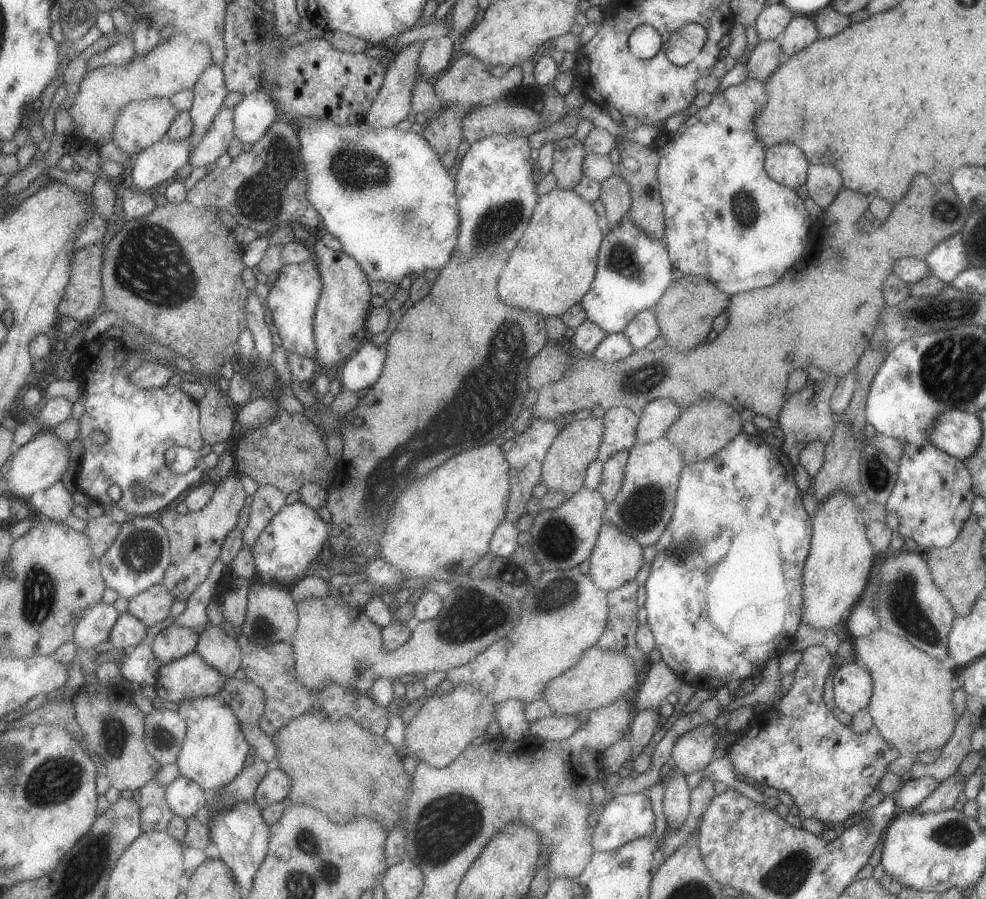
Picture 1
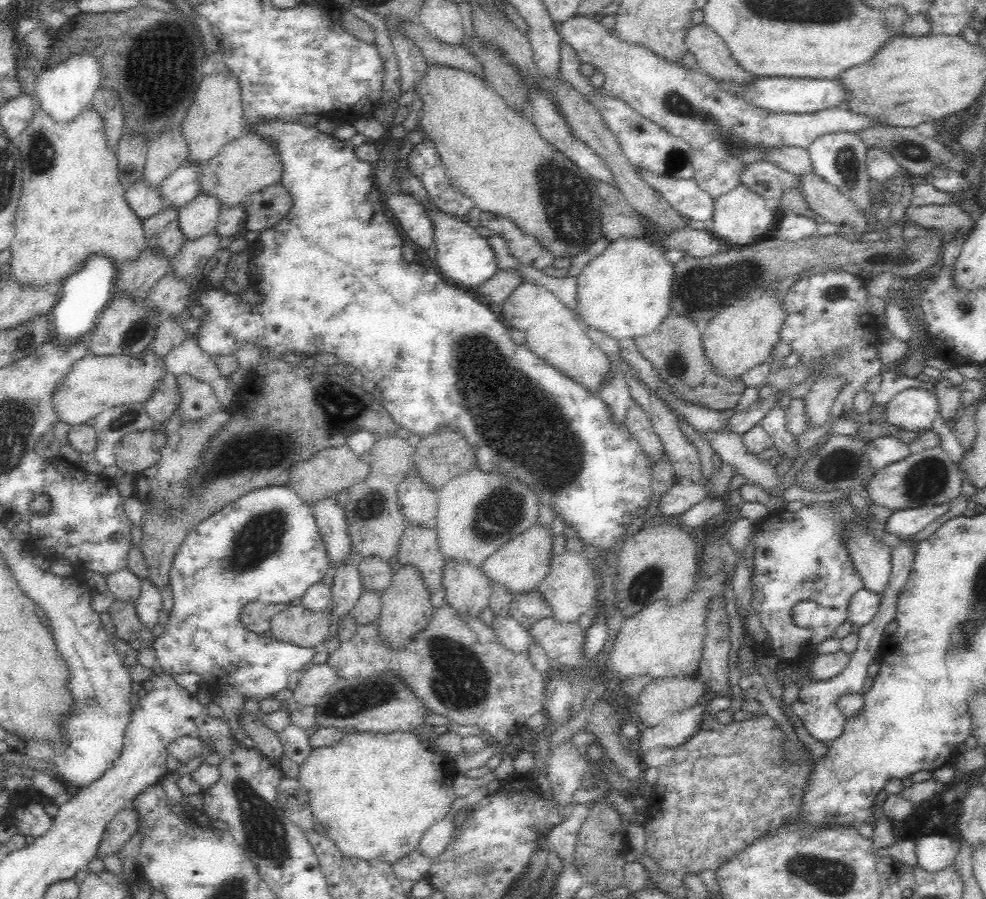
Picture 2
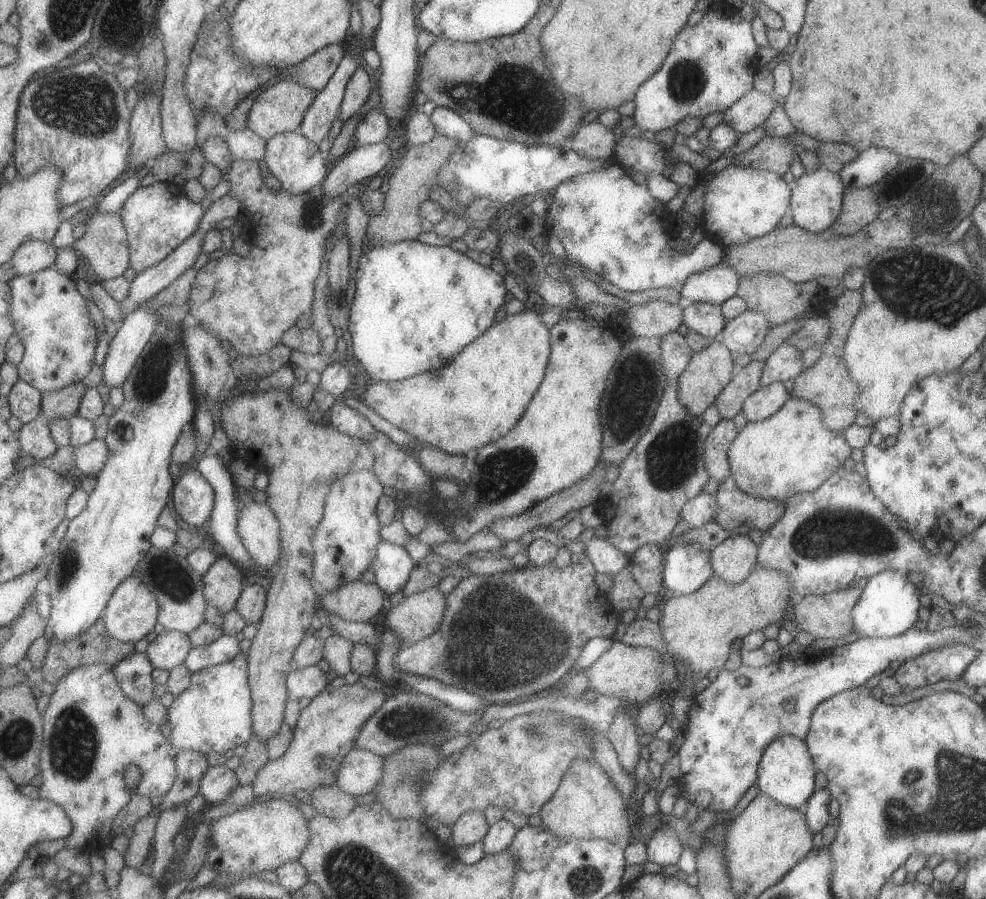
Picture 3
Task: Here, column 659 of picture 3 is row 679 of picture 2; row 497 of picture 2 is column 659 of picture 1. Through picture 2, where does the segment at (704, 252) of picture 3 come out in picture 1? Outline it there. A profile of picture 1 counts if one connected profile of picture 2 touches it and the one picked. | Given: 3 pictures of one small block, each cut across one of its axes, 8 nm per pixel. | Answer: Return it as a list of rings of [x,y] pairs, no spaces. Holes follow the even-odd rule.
[[[628,213],[623,214],[623,218],[619,218],[613,228],[605,229],[603,234],[598,272],[581,302],[586,319],[606,333],[622,333],[638,312],[654,309],[657,300],[673,282],[672,270],[665,239],[657,240],[647,235]]]

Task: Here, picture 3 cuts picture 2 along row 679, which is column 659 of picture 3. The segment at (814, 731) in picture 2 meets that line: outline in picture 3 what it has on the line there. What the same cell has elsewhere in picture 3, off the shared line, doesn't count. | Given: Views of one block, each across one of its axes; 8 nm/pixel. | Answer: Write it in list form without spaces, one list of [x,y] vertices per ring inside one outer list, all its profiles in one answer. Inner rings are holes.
[[[660,829],[646,843],[647,861],[660,867],[675,865],[683,850],[670,829]]]

